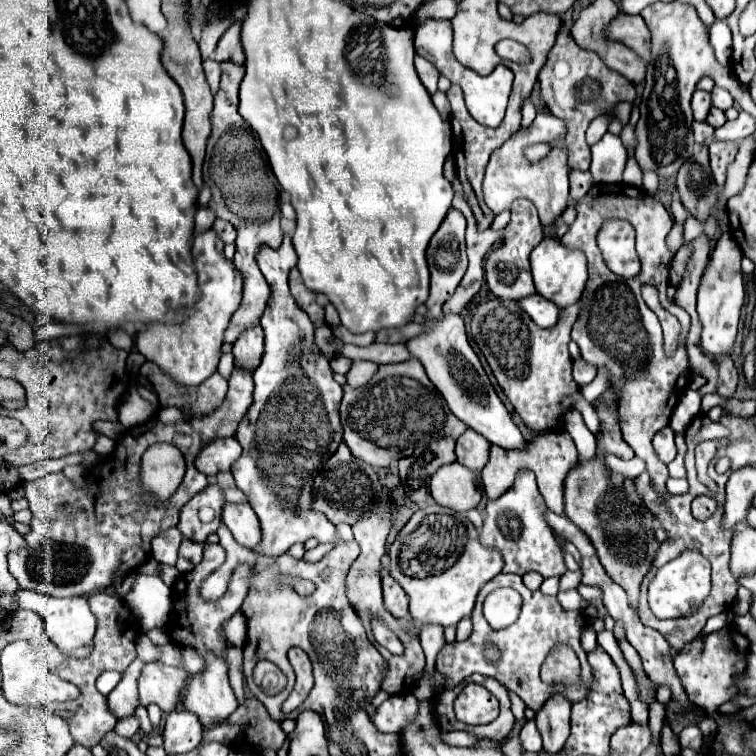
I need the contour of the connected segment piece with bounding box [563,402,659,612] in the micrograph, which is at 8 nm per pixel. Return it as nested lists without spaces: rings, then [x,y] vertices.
[[[599,402],[599,406],[595,406],[595,412],[601,422],[601,430],[597,436],[597,454],[591,460],[577,462],[569,470],[563,488],[565,514],[589,536],[605,572],[627,592],[629,604],[637,612],[641,582],[651,570],[651,560],[655,558],[655,552],[659,548],[653,532],[655,516],[651,516],[651,510],[643,504],[643,500],[639,500],[635,492],[635,480],[611,470],[605,464],[607,454],[613,454],[621,460],[629,460],[635,456],[633,452],[627,452],[627,444],[621,442],[617,406]]]

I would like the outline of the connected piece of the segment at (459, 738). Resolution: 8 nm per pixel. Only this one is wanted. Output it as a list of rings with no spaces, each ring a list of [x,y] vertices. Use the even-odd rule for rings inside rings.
[[[451,731],[443,733],[442,738],[449,745],[460,747],[472,747],[481,740],[481,738],[477,738],[475,734],[471,734],[466,731]]]

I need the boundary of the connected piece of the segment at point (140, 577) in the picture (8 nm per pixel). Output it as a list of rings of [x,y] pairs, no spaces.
[[[137,574],[125,602],[145,634],[151,628],[167,624],[171,612],[171,588],[155,574]]]

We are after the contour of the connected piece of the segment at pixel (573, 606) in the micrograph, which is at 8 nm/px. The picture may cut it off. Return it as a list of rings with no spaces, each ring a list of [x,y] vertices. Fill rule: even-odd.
[[[565,590],[565,592],[559,592],[557,598],[559,598],[561,606],[567,608],[567,610],[583,610],[583,608],[585,608],[585,600],[579,598],[579,592],[577,592],[577,590]]]

